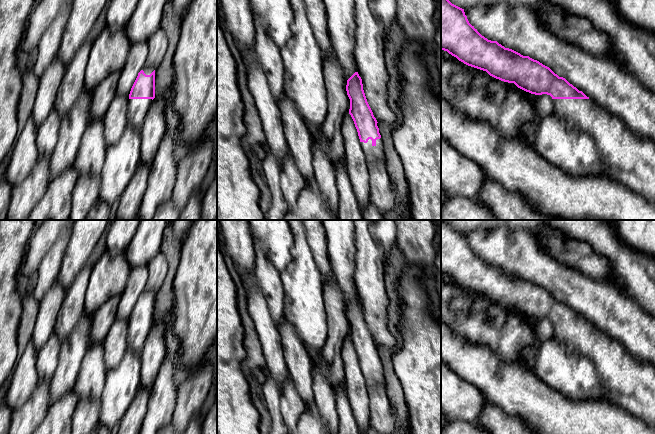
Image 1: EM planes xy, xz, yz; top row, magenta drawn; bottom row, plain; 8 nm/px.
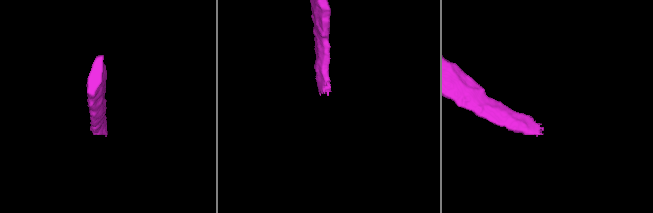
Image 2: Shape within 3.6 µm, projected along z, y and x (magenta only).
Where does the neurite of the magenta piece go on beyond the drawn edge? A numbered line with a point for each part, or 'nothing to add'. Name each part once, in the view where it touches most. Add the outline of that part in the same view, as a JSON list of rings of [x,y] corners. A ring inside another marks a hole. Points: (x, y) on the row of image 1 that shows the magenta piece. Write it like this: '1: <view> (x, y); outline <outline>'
1: yz (630, 160); outline [[[553,99],[555,114],[570,127],[590,134],[609,176],[655,205],[655,142],[641,139],[617,116],[592,99]]]

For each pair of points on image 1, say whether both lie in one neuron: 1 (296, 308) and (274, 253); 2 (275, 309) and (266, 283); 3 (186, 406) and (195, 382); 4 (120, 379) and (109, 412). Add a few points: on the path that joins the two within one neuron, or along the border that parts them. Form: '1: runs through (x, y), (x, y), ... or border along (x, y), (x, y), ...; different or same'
1: border along (290, 249), (291, 262), (280, 272); different
2: runs through (275, 303), (272, 289); same
3: runs through (188, 400), (189, 388); same
4: runs through (120, 387), (114, 404); same

